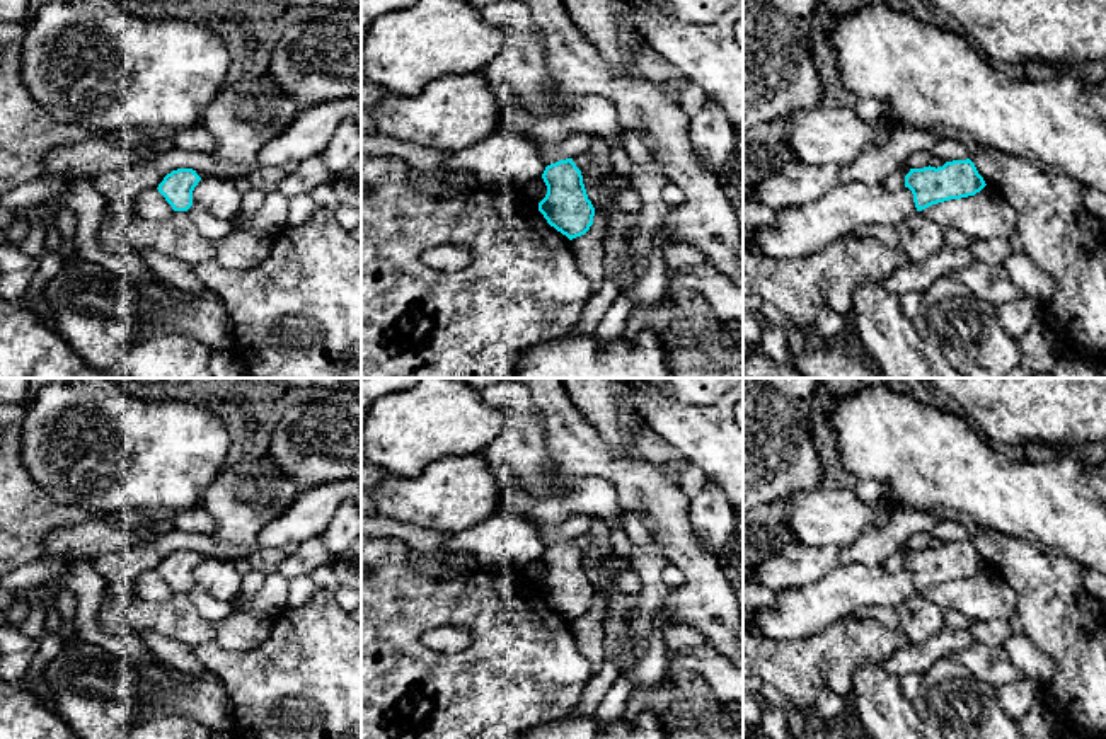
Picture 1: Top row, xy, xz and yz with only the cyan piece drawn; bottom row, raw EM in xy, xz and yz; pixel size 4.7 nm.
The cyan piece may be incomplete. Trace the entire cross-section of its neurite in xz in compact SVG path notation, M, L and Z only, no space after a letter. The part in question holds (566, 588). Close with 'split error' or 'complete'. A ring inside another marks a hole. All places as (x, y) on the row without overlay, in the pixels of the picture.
M581 535L547 547L542 555L547 576L539 584L539 593L569 622L585 616L593 606L595 589L581 557L588 545L588 538Z; split error

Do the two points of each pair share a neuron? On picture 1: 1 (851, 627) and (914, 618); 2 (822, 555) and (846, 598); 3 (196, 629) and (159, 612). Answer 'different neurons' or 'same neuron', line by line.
1: different neurons
2: different neurons
3: same neuron

